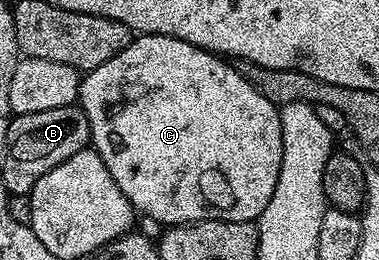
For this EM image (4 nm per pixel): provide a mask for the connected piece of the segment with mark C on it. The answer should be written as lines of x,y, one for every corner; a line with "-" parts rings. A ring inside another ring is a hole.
146,33
133,36
132,42
114,59
106,59
102,67
94,67
83,74
80,82
78,104
88,116
88,126
92,132
91,148
102,155
102,163
106,163
106,171
114,175
114,183
122,187
122,195
130,199
132,208
137,214
158,219
161,225
171,227
186,225
189,221
251,221
255,222
270,203
270,195
274,195
274,187
278,183
280,164
282,163
282,123
278,106
270,103
266,95
262,95
245,79
235,64
225,58
199,49
197,45
186,43
182,39
163,37

